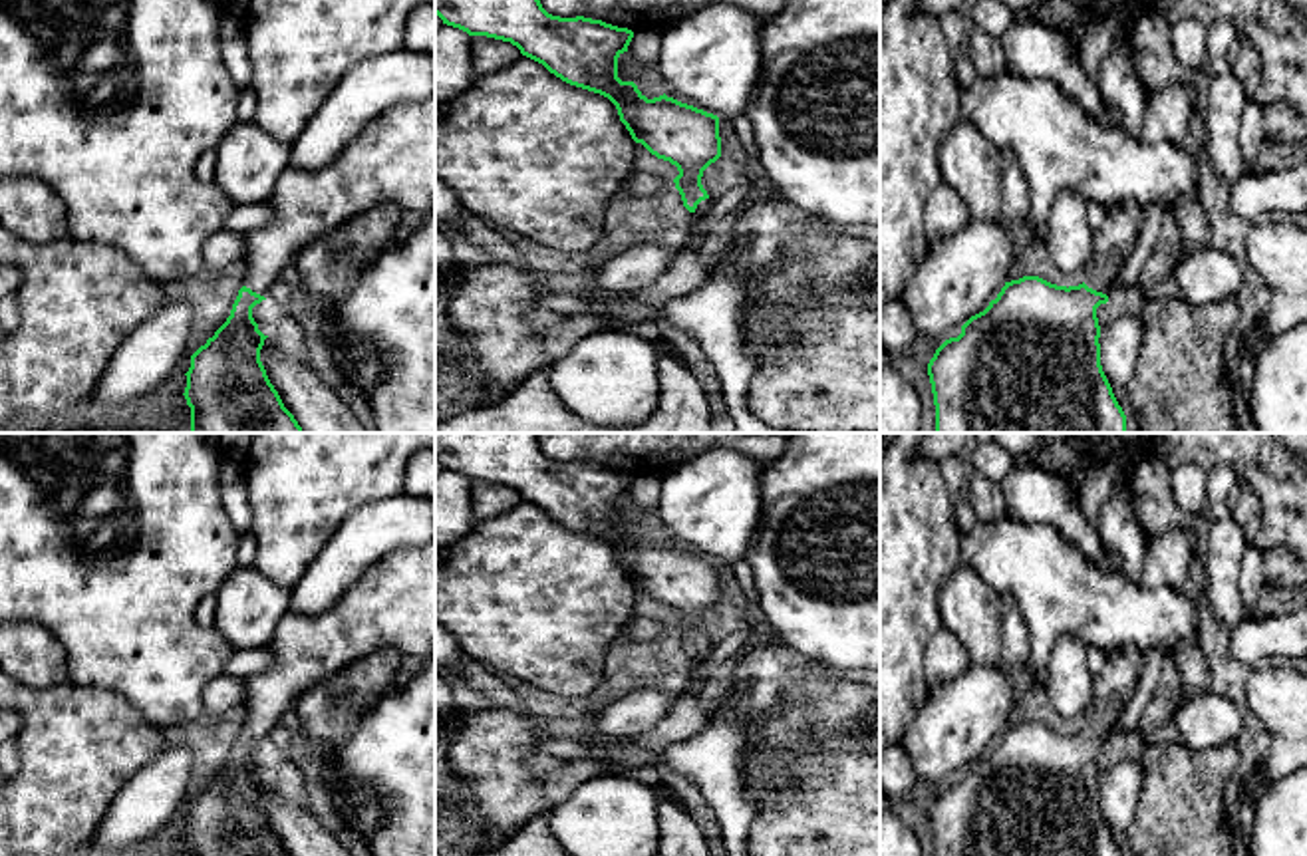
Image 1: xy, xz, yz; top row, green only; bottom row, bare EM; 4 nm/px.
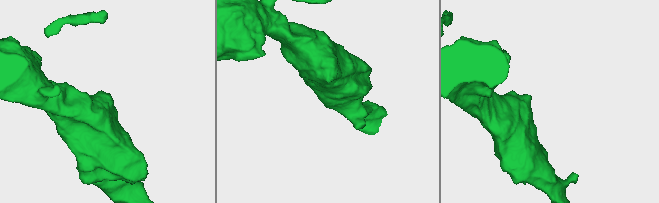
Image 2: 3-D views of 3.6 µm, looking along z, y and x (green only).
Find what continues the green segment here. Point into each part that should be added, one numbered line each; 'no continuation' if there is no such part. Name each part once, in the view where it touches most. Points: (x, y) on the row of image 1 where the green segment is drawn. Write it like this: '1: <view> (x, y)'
1: yz (1115, 241)

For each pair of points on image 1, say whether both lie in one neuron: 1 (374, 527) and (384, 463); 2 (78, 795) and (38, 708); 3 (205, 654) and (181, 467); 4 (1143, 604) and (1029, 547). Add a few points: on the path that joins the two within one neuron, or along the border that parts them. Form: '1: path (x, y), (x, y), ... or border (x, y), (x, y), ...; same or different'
1: border (404, 491), (356, 507), (338, 525); different
2: path (72, 773), (72, 741), (60, 729); same
3: path (181, 608), (181, 513); same
4: path (1115, 604), (1083, 600), (1057, 574); same

